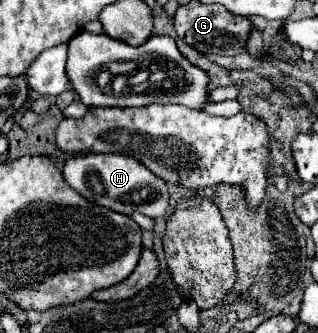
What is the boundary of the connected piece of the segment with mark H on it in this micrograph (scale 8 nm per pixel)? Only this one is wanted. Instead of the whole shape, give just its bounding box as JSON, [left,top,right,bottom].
[63,153,169,217]

